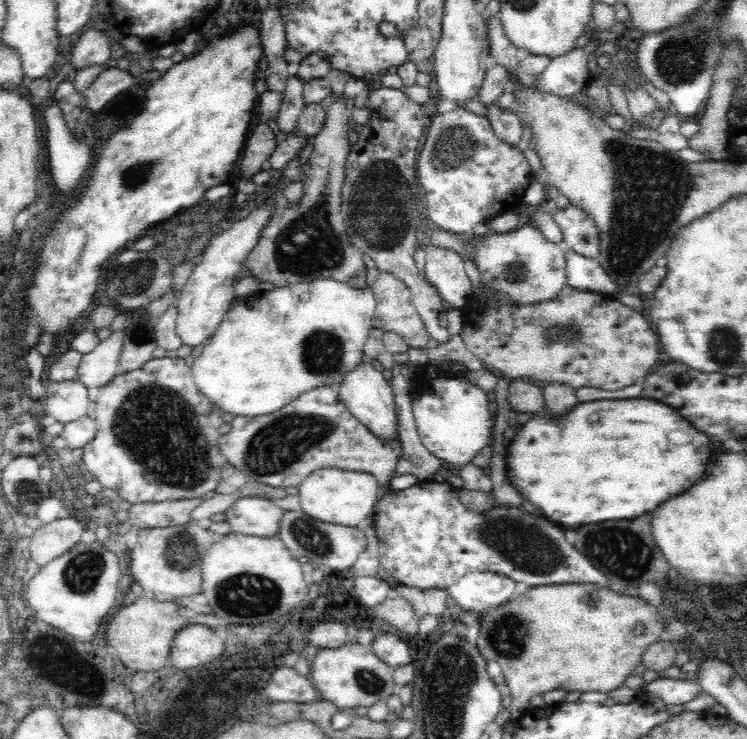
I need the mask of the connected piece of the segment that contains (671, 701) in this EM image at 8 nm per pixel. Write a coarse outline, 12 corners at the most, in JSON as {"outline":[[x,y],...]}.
{"outline":[[657,678],[644,693],[676,710],[701,692],[693,680]]}

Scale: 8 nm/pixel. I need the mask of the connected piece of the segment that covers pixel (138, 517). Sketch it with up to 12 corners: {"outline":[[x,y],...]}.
{"outline":[[200,496],[133,504],[138,528],[187,525]]}

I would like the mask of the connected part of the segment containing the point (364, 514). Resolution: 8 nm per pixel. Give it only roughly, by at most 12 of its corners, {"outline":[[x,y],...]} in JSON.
{"outline":[[316,470],[298,487],[302,512],[362,528],[380,494],[367,473]]}

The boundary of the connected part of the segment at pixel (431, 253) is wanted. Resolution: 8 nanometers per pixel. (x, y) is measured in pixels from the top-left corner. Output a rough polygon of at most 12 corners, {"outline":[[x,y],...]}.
{"outline":[[424,250],[424,278],[458,311],[472,294],[462,257]]}

